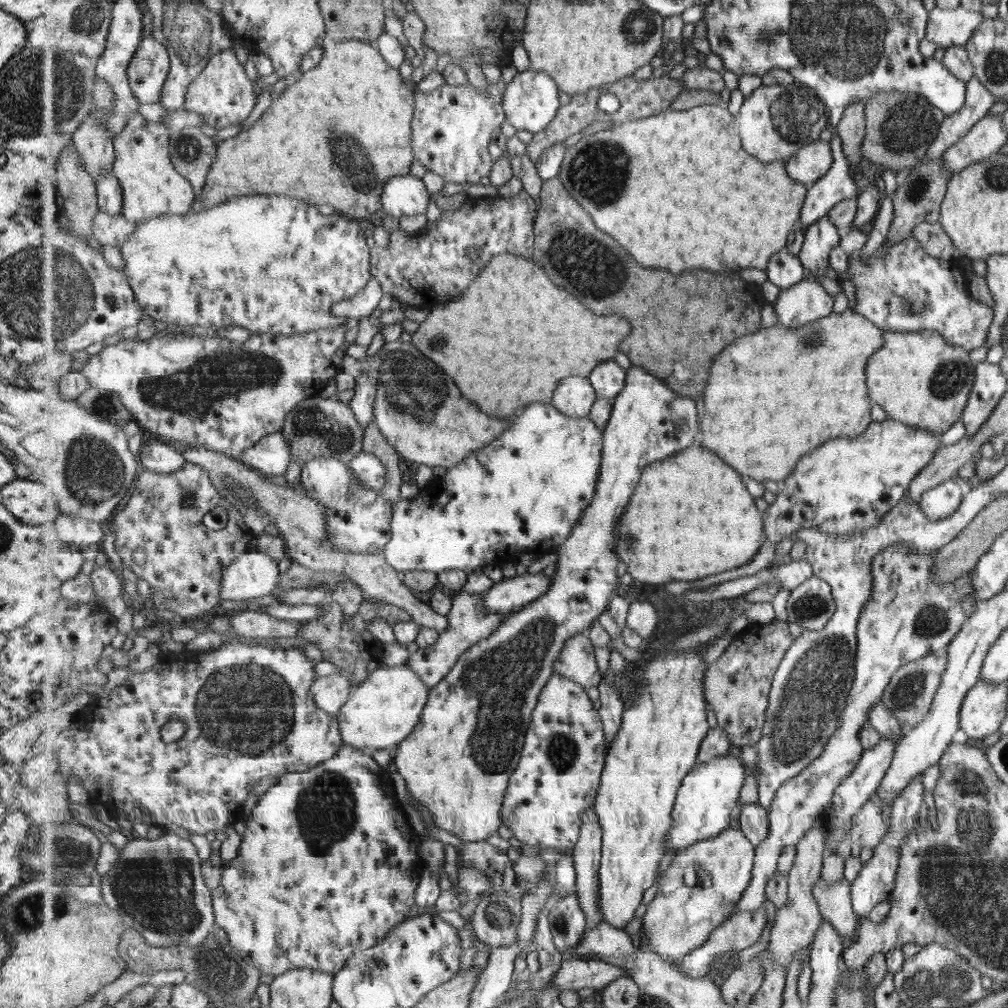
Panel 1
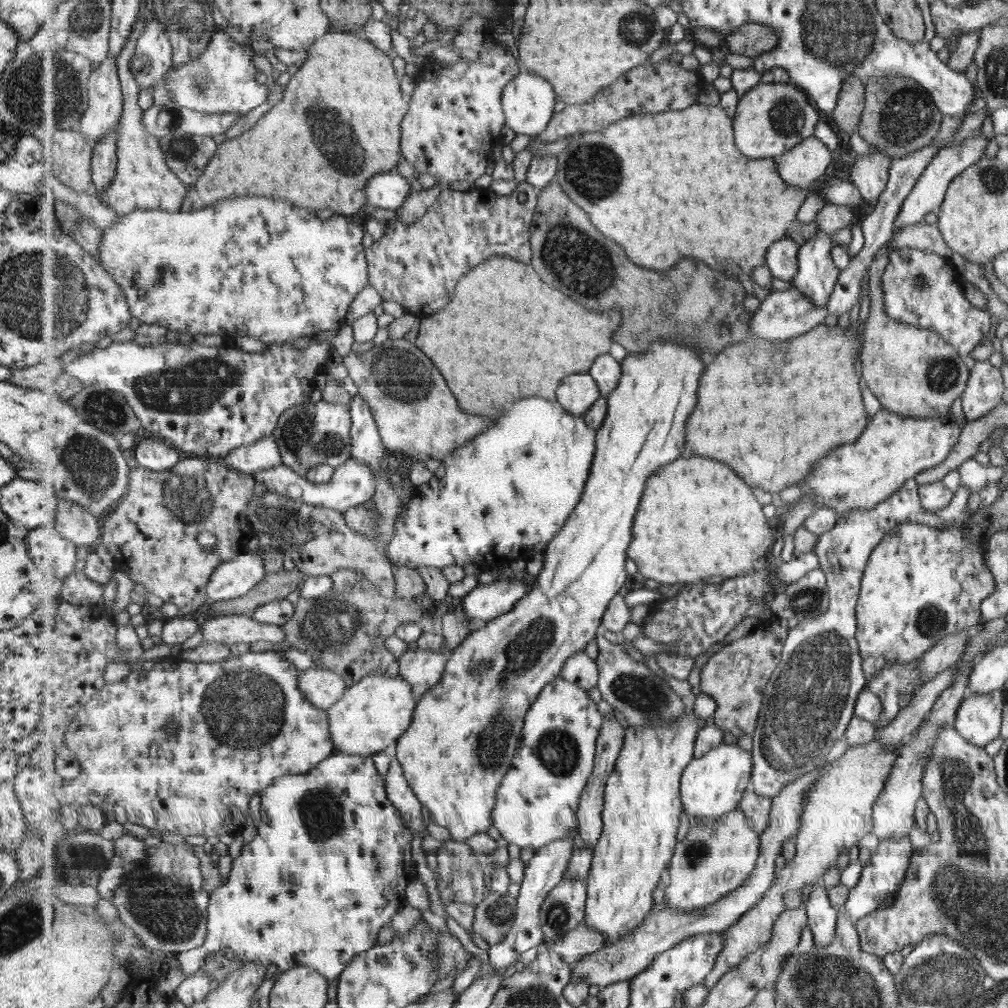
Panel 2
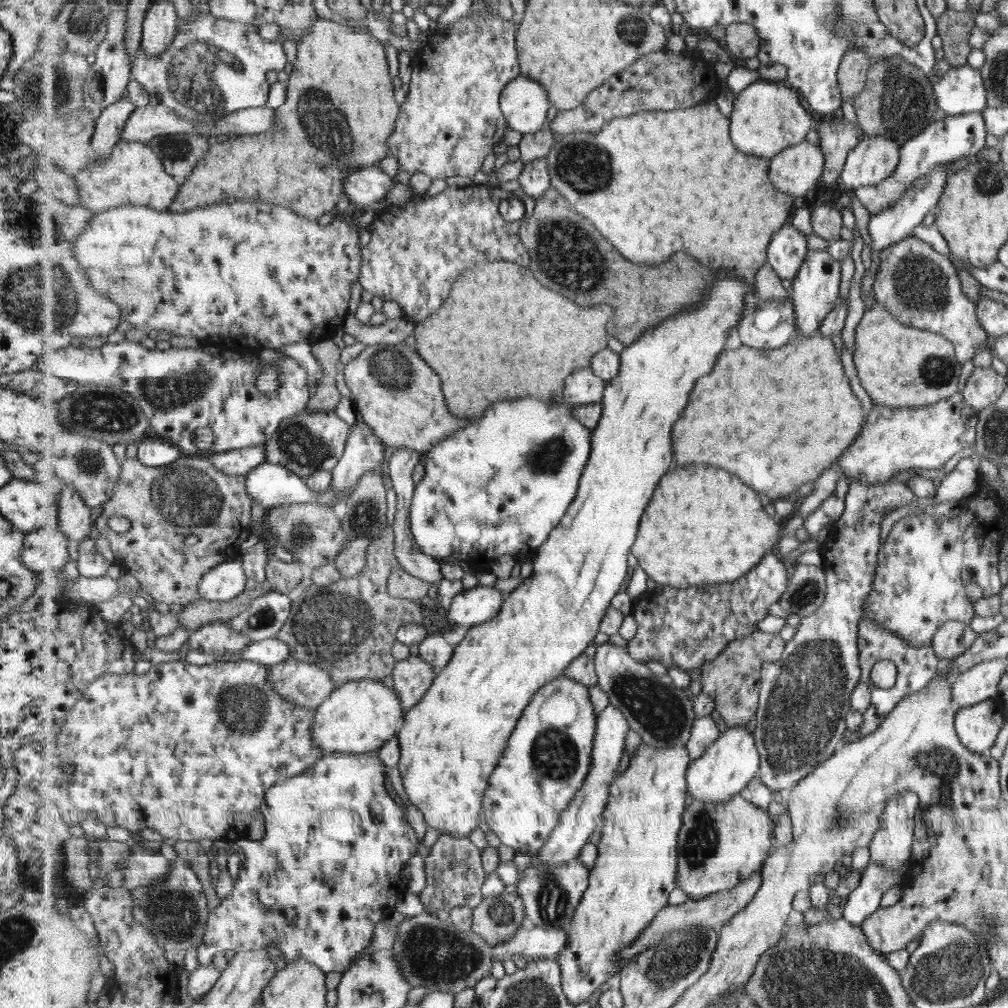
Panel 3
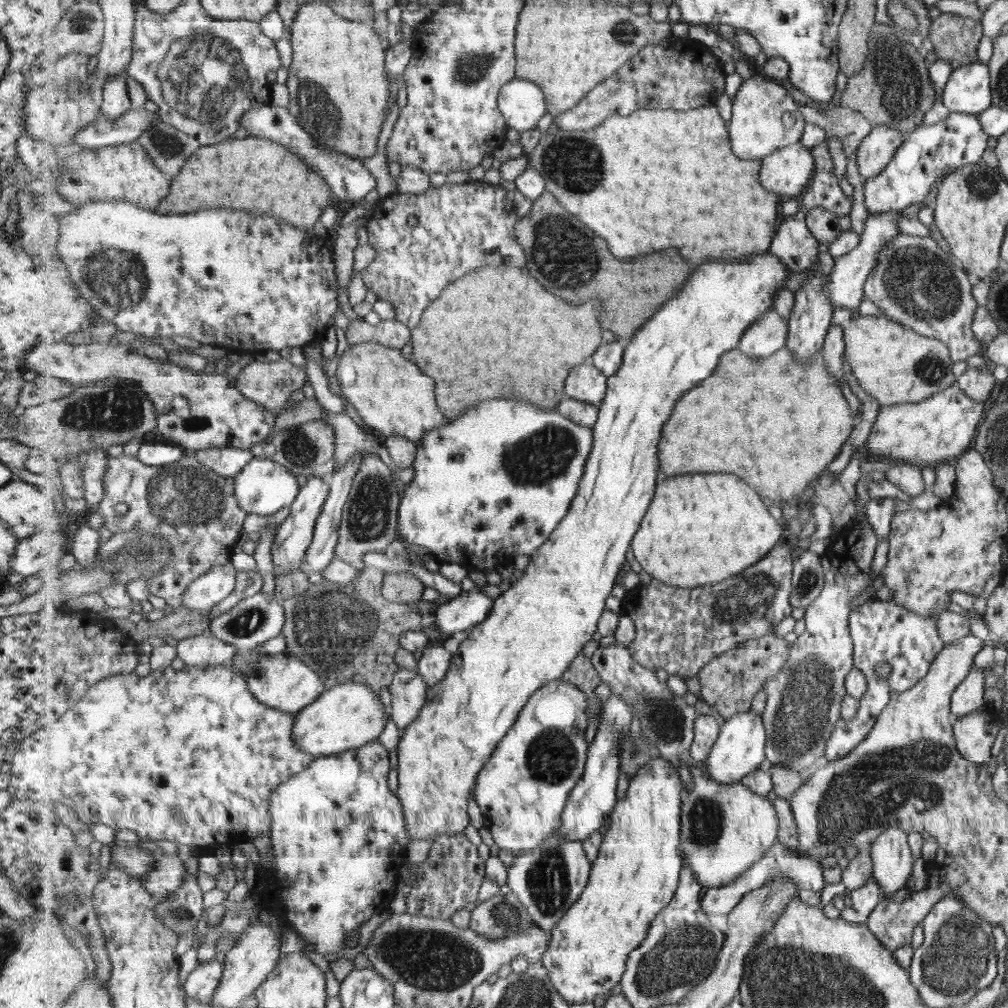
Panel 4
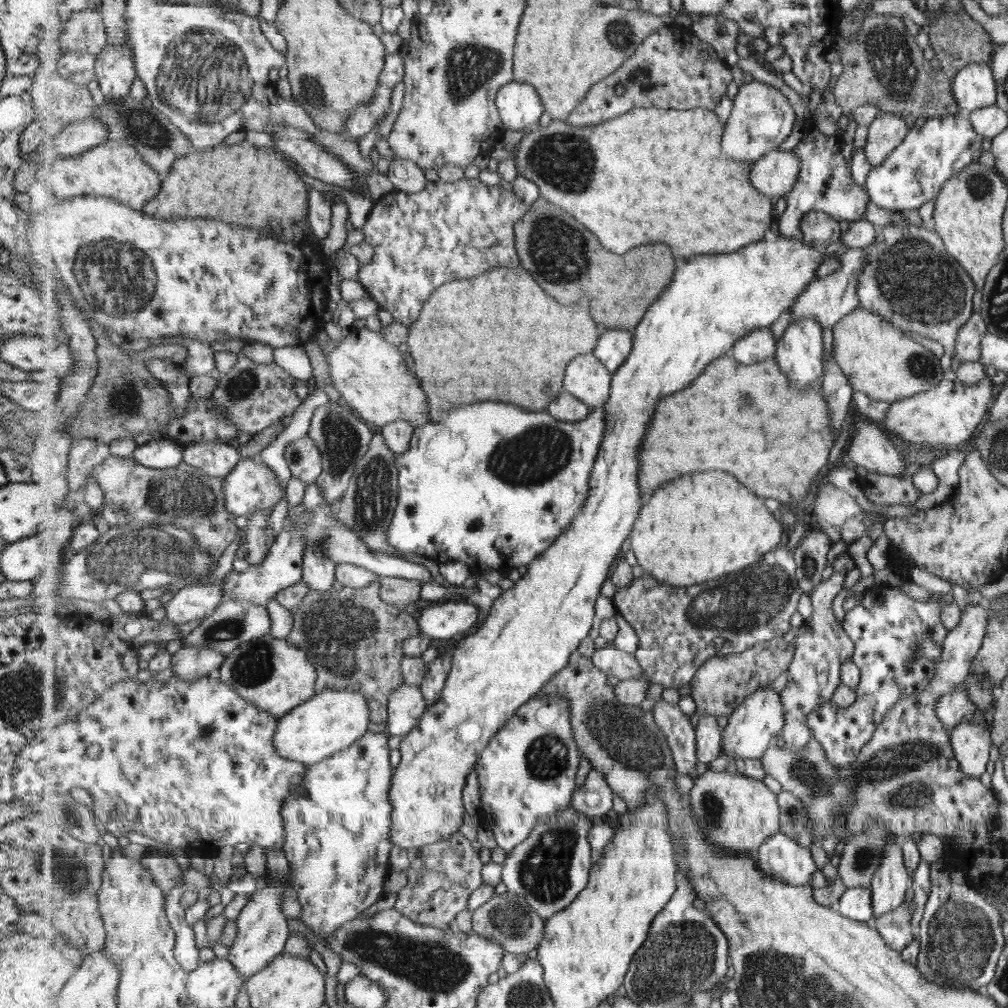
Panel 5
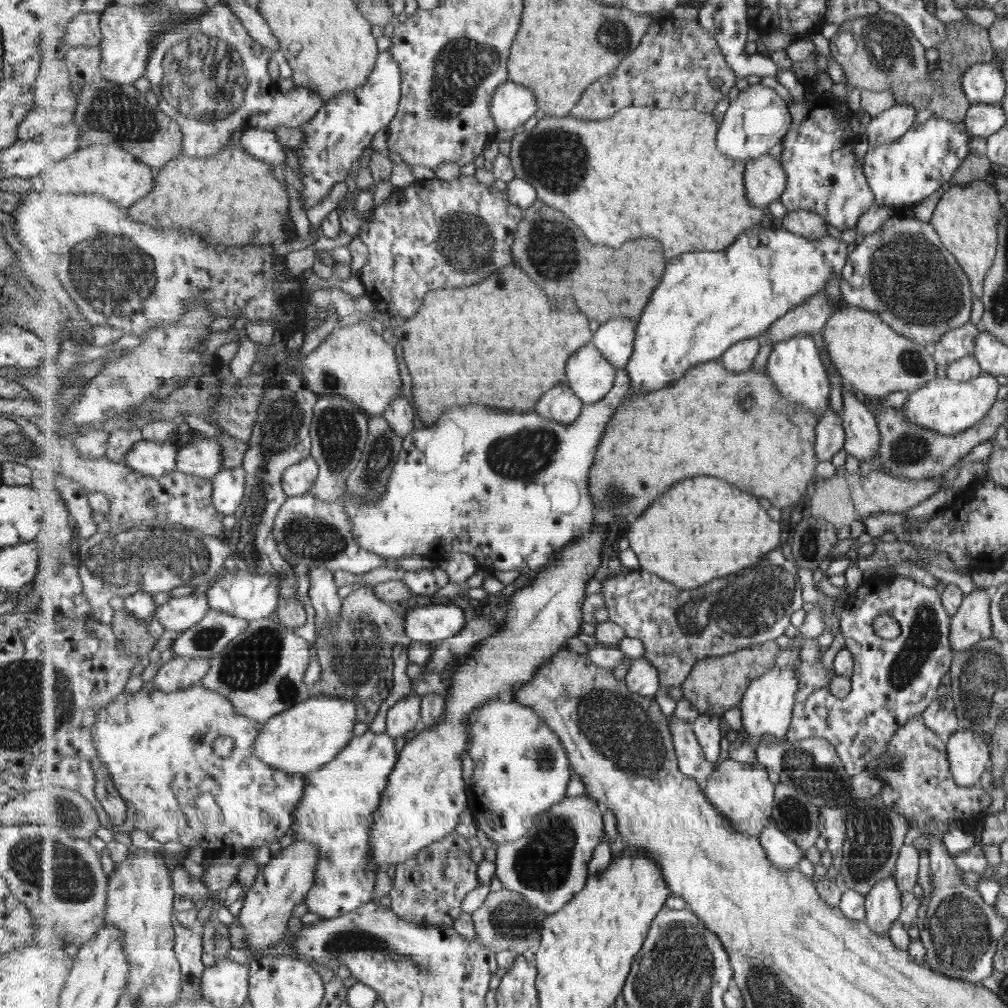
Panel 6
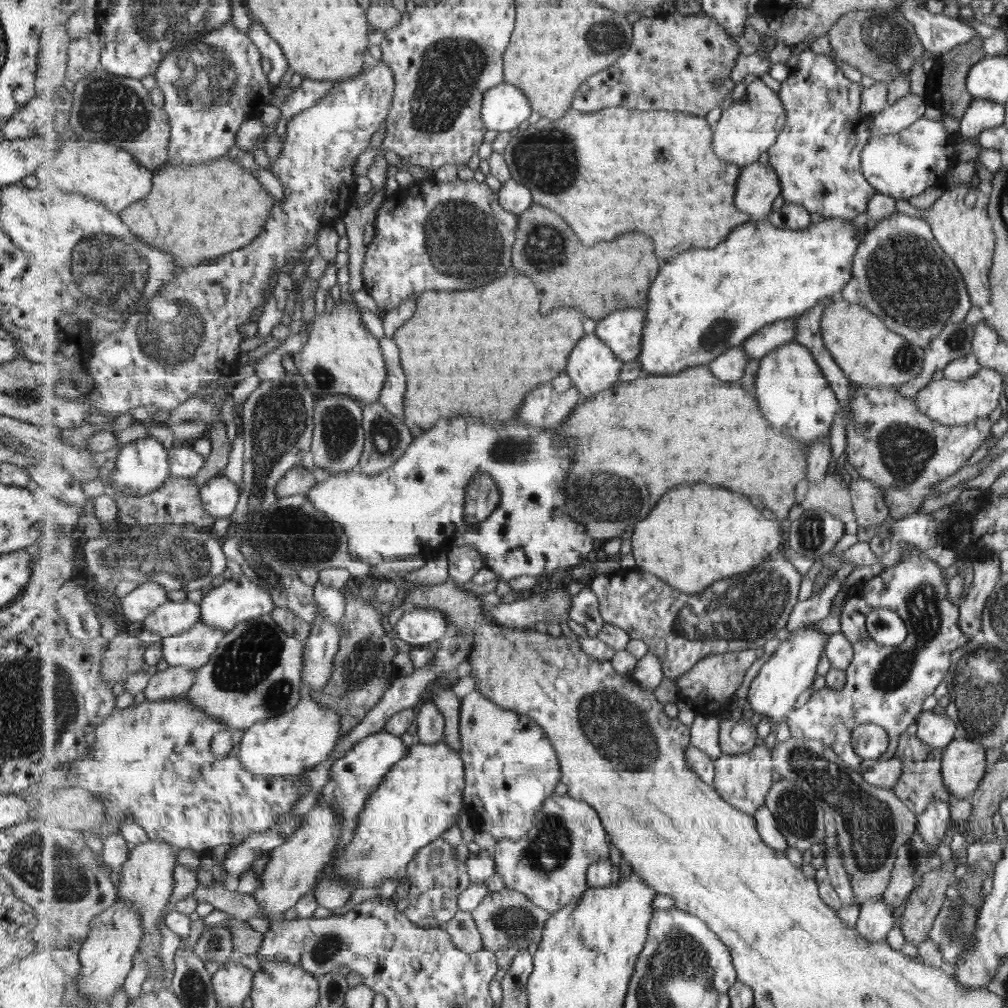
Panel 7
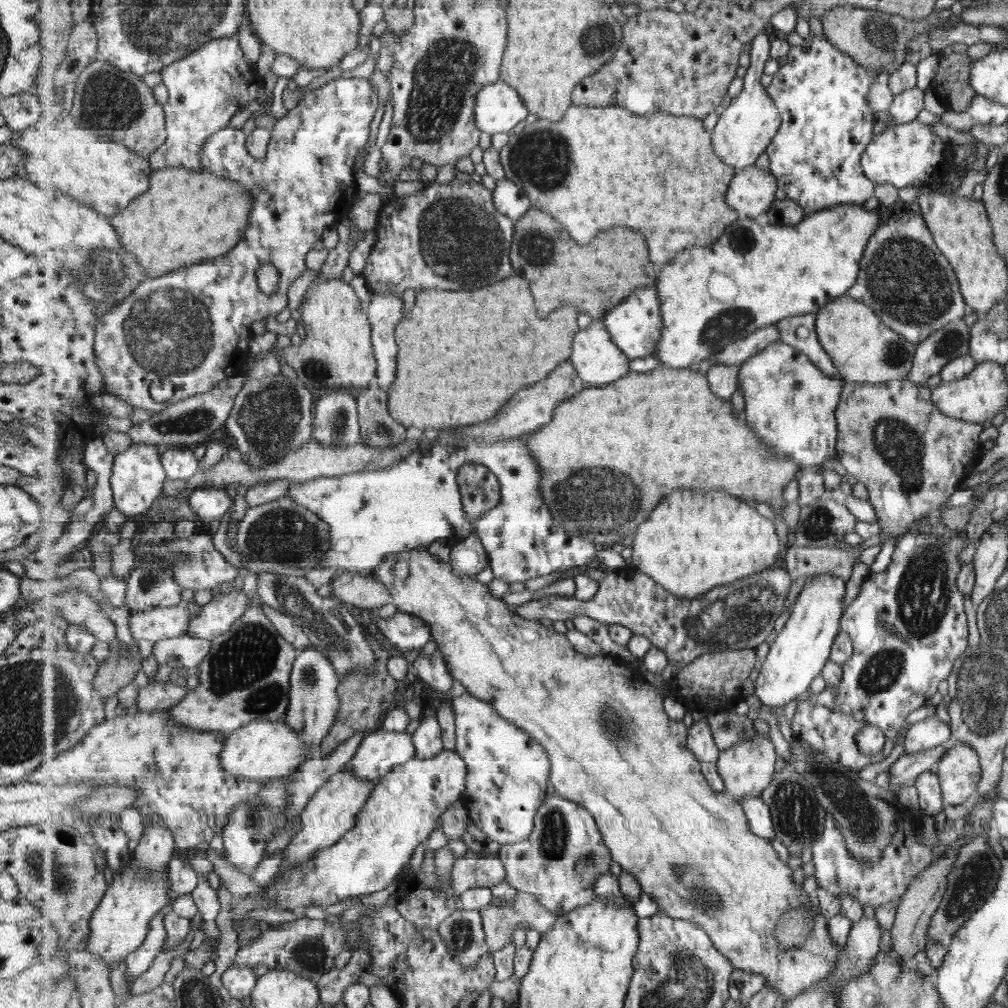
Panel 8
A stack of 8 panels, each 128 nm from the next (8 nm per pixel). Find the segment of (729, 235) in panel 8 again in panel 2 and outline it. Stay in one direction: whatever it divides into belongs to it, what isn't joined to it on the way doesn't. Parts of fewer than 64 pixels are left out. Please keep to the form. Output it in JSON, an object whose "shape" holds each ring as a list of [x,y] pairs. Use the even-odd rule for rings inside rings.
{"shape":[[[688,339],[683,340],[683,342],[655,341],[650,344],[646,351],[636,355],[628,354],[622,360],[622,380],[619,381],[618,388],[608,396],[608,415],[603,426],[597,431],[597,450],[594,466],[591,468],[589,481],[586,482],[582,500],[576,506],[574,512],[571,513],[565,526],[548,545],[543,559],[543,566],[536,576],[536,581],[531,584],[531,588],[527,591],[526,596],[514,606],[513,610],[510,610],[507,614],[502,614],[501,617],[497,617],[495,620],[486,621],[486,625],[483,628],[471,633],[469,638],[454,650],[447,663],[446,673],[443,675],[442,681],[434,689],[429,690],[429,693],[424,694],[419,701],[418,709],[415,710],[415,720],[410,728],[407,729],[407,732],[399,738],[396,756],[402,764],[405,778],[409,781],[415,796],[417,796],[422,802],[423,807],[431,814],[432,822],[435,825],[448,829],[453,838],[463,841],[465,838],[475,836],[478,832],[486,832],[491,826],[494,826],[493,813],[498,801],[498,788],[502,785],[503,777],[506,776],[507,771],[510,769],[513,757],[517,753],[519,744],[521,744],[523,727],[526,724],[526,716],[530,712],[531,706],[537,702],[539,694],[551,682],[561,677],[566,662],[576,654],[583,652],[591,640],[596,640],[599,624],[602,623],[606,616],[608,606],[620,594],[620,590],[625,584],[627,584],[628,570],[626,564],[629,559],[628,550],[630,549],[629,546],[631,546],[631,540],[634,538],[634,520],[647,488],[646,482],[653,474],[658,473],[663,466],[671,465],[672,462],[675,462],[681,456],[688,454],[686,446],[687,423],[689,418],[691,418],[693,408],[698,405],[700,381],[708,365],[708,360],[706,359],[707,348],[711,348],[711,345],[705,347],[704,345],[694,343],[694,341],[688,341]]]}

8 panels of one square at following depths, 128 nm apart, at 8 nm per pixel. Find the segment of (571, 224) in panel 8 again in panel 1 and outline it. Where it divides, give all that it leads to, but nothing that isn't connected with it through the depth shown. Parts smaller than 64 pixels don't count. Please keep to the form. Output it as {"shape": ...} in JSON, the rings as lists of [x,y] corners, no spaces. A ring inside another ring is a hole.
{"shape":[[[712,104],[709,106],[698,105],[682,111],[667,109],[655,116],[589,130],[577,143],[566,149],[559,177],[571,196],[583,206],[585,211],[590,212],[594,224],[606,234],[611,234],[615,240],[619,240],[619,244],[631,252],[639,265],[655,270],[668,270],[672,274],[681,272],[685,268],[711,268],[711,270],[739,268],[737,271],[757,268],[766,270],[770,265],[771,258],[788,246],[789,238],[787,236],[791,230],[795,230],[801,219],[809,190],[807,185],[798,183],[790,177],[785,161],[765,164],[755,158],[755,155],[749,154],[742,143],[737,116],[733,116],[725,105],[713,106]]]}

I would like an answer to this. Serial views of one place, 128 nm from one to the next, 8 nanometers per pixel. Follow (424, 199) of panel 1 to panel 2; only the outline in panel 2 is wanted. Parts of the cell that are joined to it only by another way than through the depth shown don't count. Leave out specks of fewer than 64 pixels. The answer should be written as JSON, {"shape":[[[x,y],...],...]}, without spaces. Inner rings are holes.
{"shape":[[[395,170],[375,174],[366,188],[369,205],[394,212],[401,210],[401,206],[413,194],[409,180]]]}

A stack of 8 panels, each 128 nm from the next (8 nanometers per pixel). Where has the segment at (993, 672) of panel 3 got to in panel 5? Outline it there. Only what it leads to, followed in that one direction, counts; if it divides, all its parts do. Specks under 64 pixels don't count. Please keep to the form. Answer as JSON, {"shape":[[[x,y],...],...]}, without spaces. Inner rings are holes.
{"shape":[[[961,687],[951,693],[943,694],[939,698],[938,708],[936,709],[939,722],[945,726],[948,736],[949,731],[954,726],[964,722],[973,713],[975,713],[975,707],[969,701],[969,692]]]}

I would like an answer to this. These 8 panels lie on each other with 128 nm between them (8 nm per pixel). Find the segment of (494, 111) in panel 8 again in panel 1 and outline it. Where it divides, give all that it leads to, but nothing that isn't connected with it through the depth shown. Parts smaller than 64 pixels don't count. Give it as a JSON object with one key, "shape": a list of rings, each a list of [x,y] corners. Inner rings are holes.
{"shape":[[[529,68],[518,73],[507,85],[503,98],[506,118],[515,129],[527,130],[533,135],[544,132],[562,108],[559,96],[561,96],[561,90],[558,82],[555,82],[550,74]]]}

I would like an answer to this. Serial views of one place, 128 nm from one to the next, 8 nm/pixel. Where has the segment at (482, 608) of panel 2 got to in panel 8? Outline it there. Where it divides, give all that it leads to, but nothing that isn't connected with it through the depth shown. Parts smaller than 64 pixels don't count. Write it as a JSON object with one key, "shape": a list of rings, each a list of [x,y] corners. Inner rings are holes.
{"shape":[[[397,611],[390,618],[380,618],[372,623],[399,651],[420,651],[425,644],[433,640],[433,631],[429,623],[415,615]]]}

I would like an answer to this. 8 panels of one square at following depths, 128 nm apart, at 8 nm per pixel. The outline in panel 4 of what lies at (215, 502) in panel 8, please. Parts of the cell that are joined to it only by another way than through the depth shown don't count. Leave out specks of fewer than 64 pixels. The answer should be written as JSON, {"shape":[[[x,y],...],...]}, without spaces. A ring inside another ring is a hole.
{"shape":[[[253,457],[243,471],[235,478],[235,494],[237,494],[240,506],[249,514],[275,514],[283,506],[291,508],[298,497],[301,488],[297,485],[295,475],[278,462],[269,459]]]}

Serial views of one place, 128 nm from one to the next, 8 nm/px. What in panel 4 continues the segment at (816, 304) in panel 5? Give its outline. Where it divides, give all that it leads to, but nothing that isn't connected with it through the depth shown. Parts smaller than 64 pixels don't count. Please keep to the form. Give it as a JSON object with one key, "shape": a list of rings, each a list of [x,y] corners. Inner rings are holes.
{"shape":[[[890,211],[889,213],[870,214],[862,234],[861,242],[851,250],[849,254],[835,258],[835,270],[830,274],[830,281],[826,284],[826,294],[834,308],[855,310],[861,306],[864,296],[864,287],[871,271],[875,269],[878,262],[878,255],[882,248],[890,241],[890,238],[899,234],[899,216],[902,211]]]}

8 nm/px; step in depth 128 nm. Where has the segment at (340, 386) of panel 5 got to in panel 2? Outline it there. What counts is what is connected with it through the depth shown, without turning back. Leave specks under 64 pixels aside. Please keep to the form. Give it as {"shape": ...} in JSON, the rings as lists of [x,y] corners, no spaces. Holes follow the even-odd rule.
{"shape":[[[389,337],[380,346],[373,346],[364,353],[349,352],[344,357],[343,365],[348,370],[349,378],[358,387],[359,394],[371,407],[382,441],[391,452],[400,451],[417,461],[429,460],[429,458],[442,461],[447,454],[455,452],[459,446],[489,429],[487,420],[483,420],[481,416],[461,412],[457,398],[449,390],[437,366],[416,344],[411,344],[407,340]]]}

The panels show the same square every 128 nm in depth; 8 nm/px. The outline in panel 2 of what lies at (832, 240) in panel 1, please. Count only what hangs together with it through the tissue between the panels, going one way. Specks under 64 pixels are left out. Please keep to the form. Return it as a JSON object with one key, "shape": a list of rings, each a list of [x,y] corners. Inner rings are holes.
{"shape":[[[817,228],[817,235],[799,250],[799,272],[793,283],[816,306],[828,304],[841,273],[832,256],[832,240],[833,236]]]}

